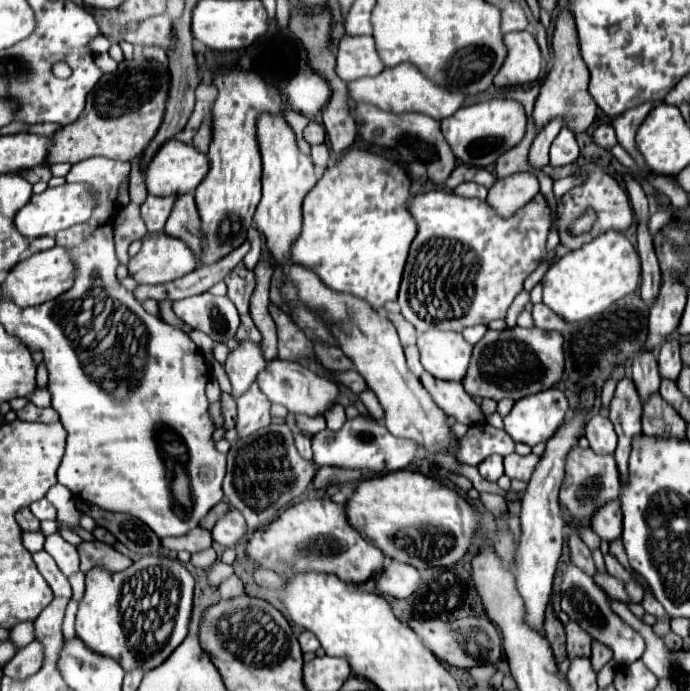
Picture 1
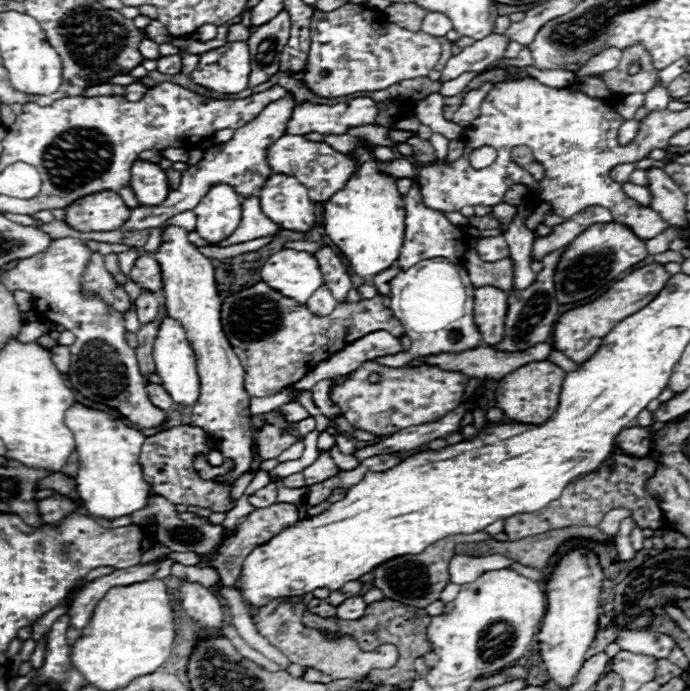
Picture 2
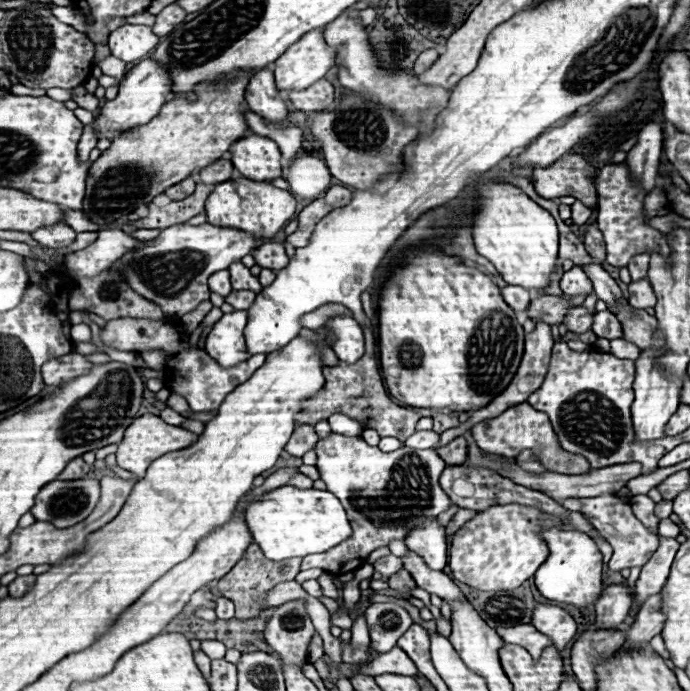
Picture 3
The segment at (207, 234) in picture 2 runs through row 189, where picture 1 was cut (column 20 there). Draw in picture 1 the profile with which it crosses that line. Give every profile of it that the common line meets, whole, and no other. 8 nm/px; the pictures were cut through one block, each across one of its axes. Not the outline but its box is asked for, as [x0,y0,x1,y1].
[14,184,96,240]

